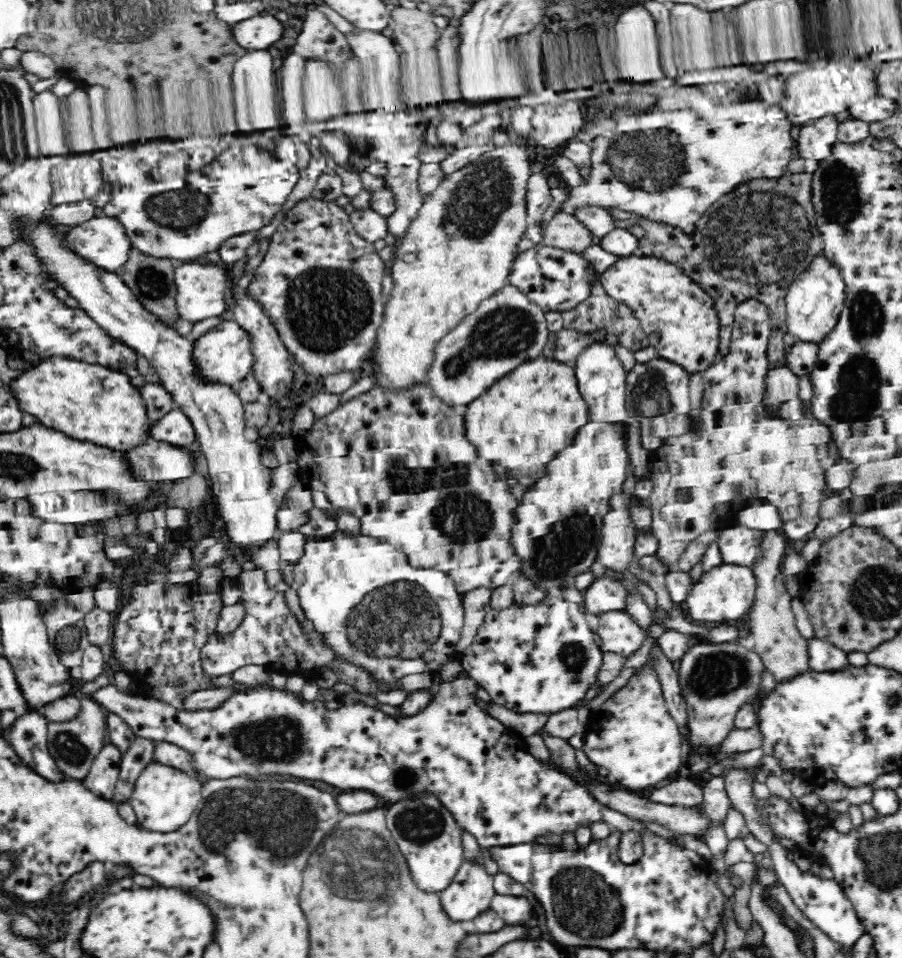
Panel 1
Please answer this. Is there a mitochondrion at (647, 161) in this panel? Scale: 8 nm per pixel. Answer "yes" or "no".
yes

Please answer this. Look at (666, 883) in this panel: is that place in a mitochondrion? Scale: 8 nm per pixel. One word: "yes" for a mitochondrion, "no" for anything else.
no

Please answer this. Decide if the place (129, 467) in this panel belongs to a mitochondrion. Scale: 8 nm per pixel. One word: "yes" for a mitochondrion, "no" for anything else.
no

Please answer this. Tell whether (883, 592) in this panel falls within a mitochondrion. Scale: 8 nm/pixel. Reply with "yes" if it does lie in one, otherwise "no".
yes

